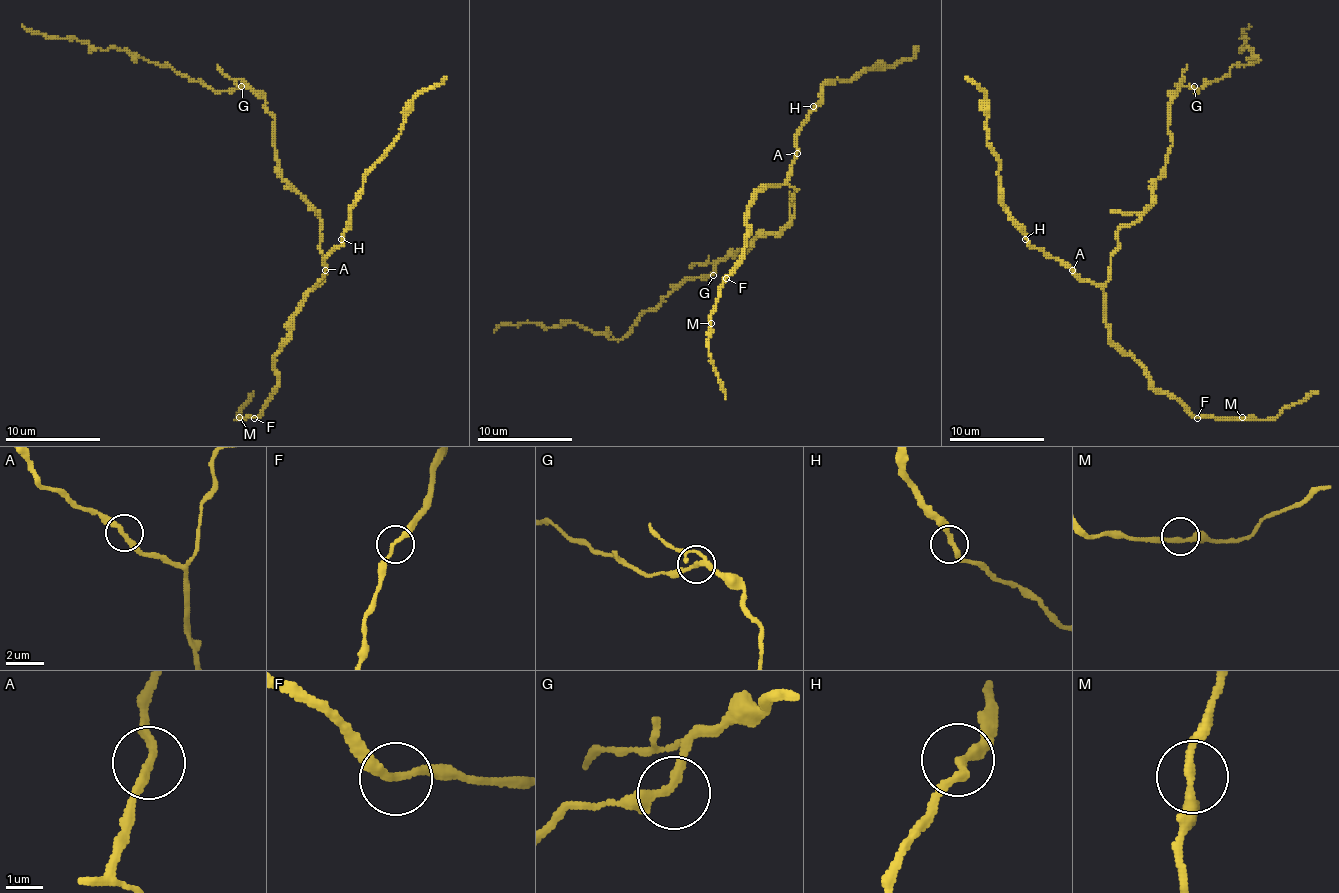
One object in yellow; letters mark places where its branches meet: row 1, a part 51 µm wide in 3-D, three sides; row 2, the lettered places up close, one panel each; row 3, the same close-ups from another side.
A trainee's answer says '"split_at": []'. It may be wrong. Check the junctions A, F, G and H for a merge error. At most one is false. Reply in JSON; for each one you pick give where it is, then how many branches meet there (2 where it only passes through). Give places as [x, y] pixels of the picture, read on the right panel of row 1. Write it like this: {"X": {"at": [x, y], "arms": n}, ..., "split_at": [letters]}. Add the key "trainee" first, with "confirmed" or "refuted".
{"trainee": "refuted", "F": {"at": [1197, 418], "arms": 2}, "split_at": ["F"]}

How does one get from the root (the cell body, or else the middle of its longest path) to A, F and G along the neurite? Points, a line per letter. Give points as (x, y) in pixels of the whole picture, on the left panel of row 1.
A: (310, 208), (322, 222), (320, 253), (325, 258), (325, 279), (315, 284), (325, 270)
F: (310, 208), (322, 222), (325, 279), (294, 317), (291, 334), (275, 358), (272, 398), (253, 417)
G: (310, 208), (282, 177), (282, 169), (277, 165), (275, 117), (263, 98), (241, 86)

